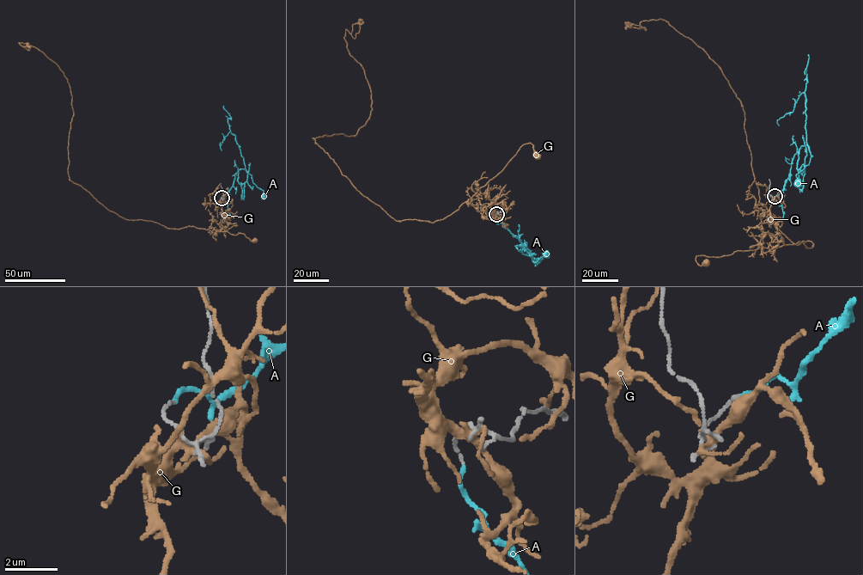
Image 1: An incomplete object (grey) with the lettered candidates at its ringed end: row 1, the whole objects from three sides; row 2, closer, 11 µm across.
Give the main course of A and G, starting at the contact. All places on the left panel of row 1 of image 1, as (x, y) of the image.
A: (221, 198), (228, 193), (235, 174), (241, 168), (252, 176), (253, 183), (263, 190), (264, 196)
G: (221, 198), (224, 217), (219, 230), (212, 233), (215, 229), (234, 235), (243, 233), (252, 241), (255, 239)

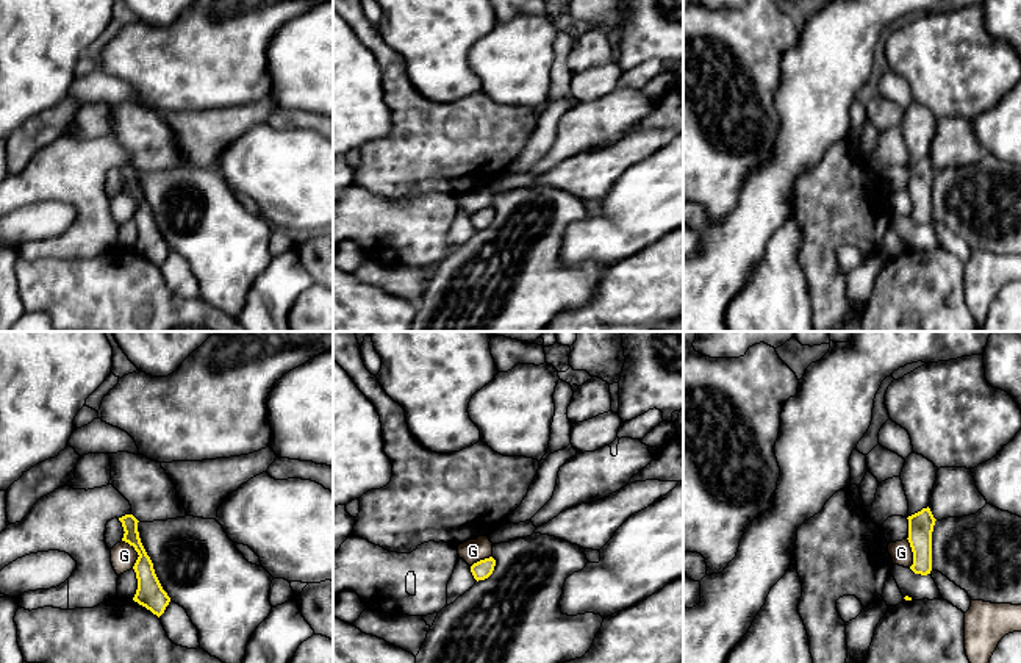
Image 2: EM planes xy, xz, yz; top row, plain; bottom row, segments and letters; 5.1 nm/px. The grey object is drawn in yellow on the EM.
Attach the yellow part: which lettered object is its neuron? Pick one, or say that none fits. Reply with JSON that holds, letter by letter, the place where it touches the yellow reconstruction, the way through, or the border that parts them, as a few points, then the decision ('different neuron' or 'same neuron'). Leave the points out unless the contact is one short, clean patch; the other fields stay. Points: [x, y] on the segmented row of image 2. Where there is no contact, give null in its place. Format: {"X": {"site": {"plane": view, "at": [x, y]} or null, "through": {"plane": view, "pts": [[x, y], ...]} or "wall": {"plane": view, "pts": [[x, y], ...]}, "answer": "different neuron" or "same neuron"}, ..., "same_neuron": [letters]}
{"A": {"site": null, "answer": "same neuron"}, "G": {"site": {"plane": "xy", "at": [136, 551]}, "answer": "different neuron"}, "same_neuron": ["A"]}

